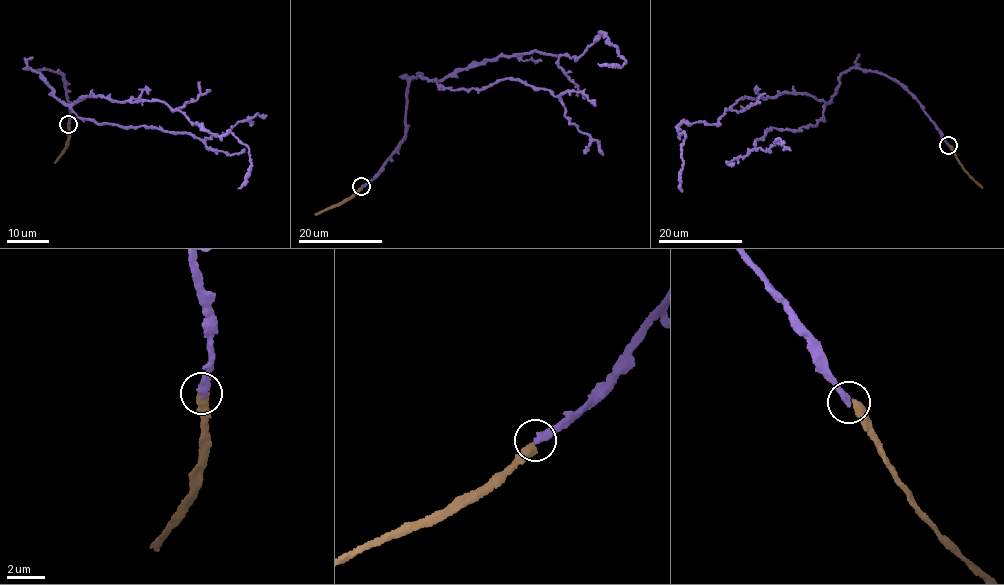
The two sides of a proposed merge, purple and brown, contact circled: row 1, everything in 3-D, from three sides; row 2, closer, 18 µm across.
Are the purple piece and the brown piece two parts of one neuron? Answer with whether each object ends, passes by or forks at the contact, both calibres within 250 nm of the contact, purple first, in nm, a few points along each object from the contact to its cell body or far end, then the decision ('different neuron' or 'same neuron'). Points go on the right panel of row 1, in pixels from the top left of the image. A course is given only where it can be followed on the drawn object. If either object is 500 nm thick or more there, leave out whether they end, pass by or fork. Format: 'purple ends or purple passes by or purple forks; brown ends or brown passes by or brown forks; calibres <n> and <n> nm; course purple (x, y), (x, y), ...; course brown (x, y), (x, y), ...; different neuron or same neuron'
purple ends; brown ends; calibres 360 and 440 nm; course purple (949, 145), (903, 85), (852, 68), (828, 101), (746, 97), (715, 124), (678, 125), (681, 191); course brown (949, 145), (963, 170), (983, 187); different neuron

